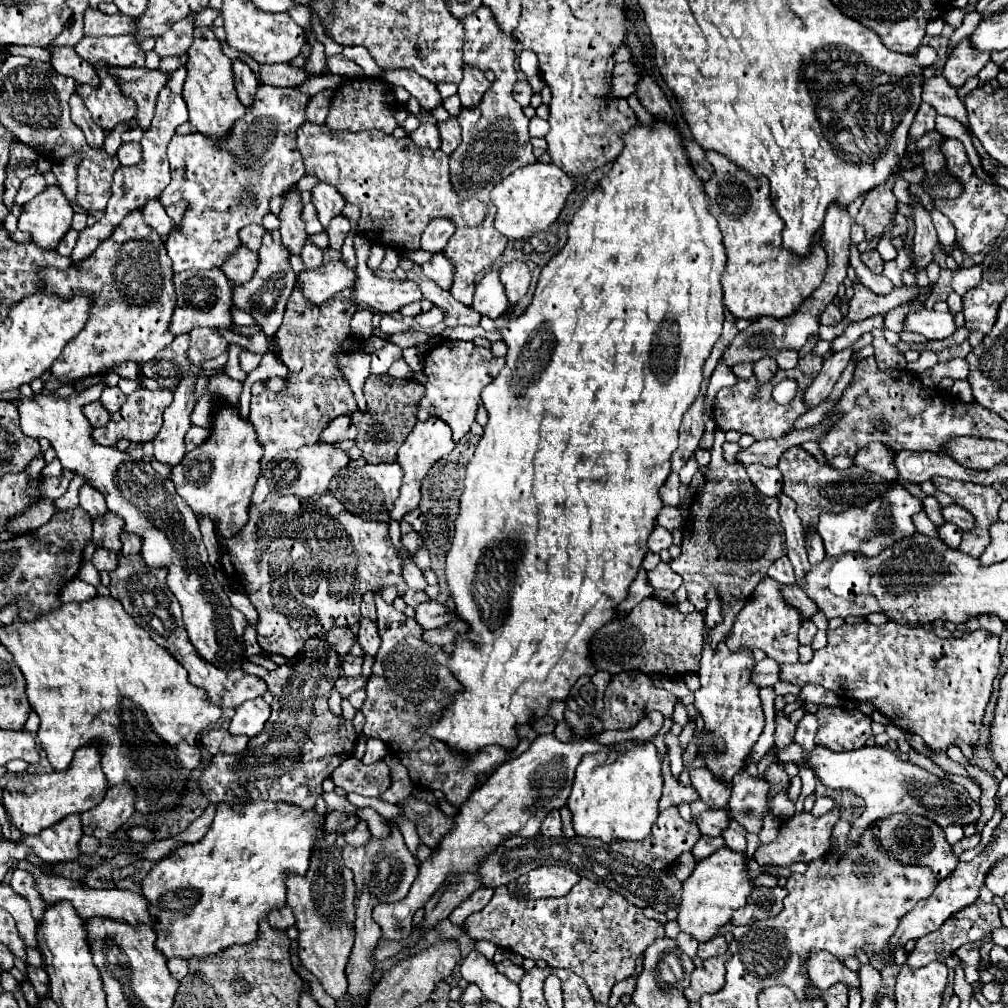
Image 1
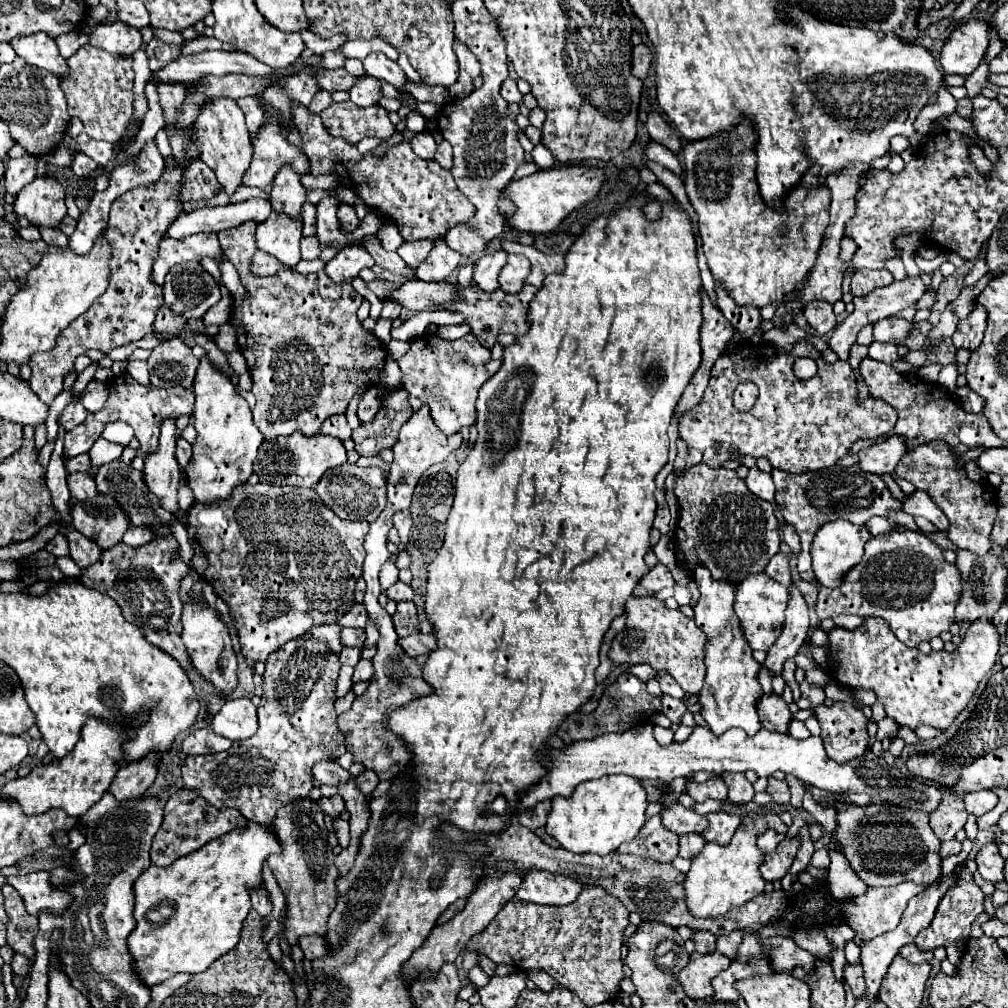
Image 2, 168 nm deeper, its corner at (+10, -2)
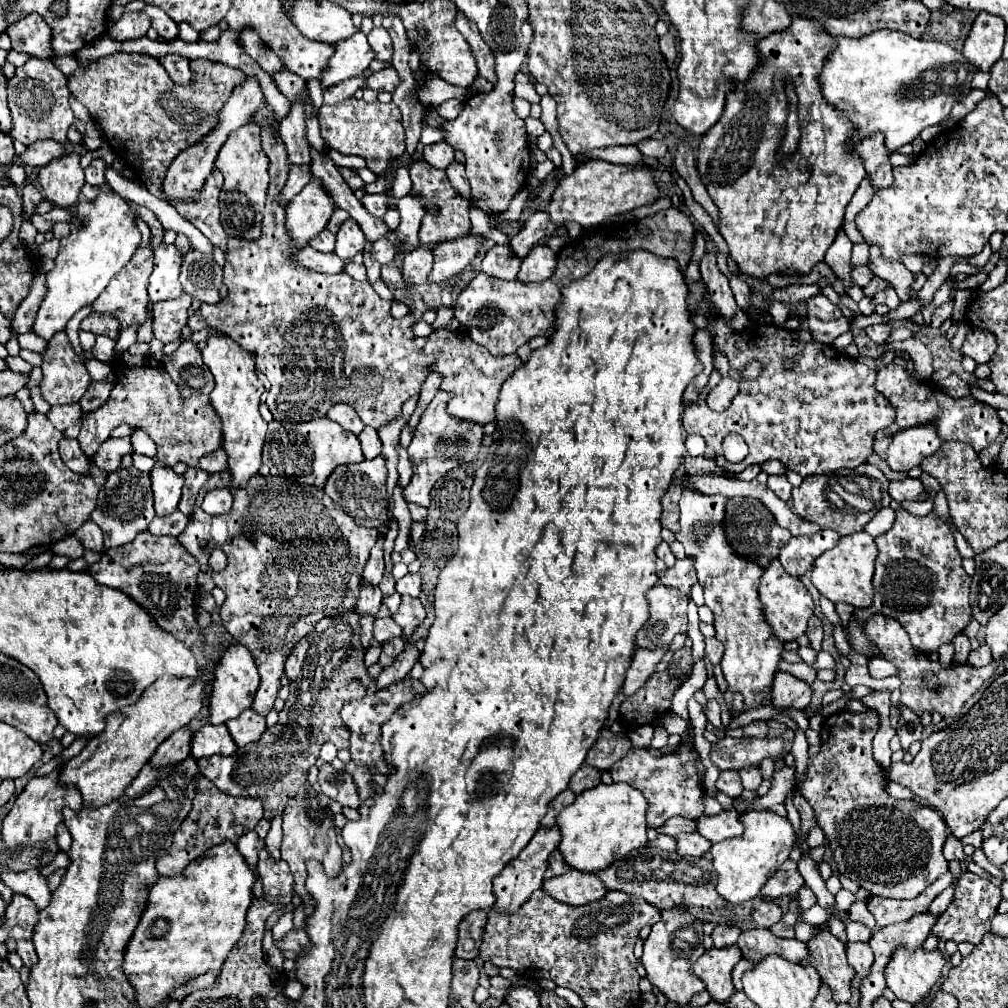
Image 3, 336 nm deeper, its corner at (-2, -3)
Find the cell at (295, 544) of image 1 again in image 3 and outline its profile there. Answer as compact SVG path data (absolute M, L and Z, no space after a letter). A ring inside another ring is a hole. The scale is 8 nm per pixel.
M227 471L209 475L209 481L205 483L205 487L201 487L197 495L189 523L177 539L197 559L197 563L201 565L201 571L207 571L207 559L213 549L221 549L227 555L227 567L219 573L213 573L211 577L215 585L223 589L227 595L225 603L221 605L221 619L225 629L233 635L237 643L245 645L251 651L261 675L261 685L255 693L253 711L265 717L273 709L273 703L281 689L283 663L289 657L289 651L295 647L295 643L301 637L305 637L309 631L313 631L313 625L321 621L325 615L331 617L347 609L355 609L359 583L361 583L361 571L369 559L371 547L377 543L377 537L379 537L379 529L357 525L319 487L297 483L285 477L283 479L271 477L271 475L263 477L257 473L253 475L253 479L247 483L245 489L235 489L235 487L229 487ZM217 487L227 487L233 493L233 507L227 515L215 517L215 515L207 515L201 509L201 501L207 491ZM201 539L209 541L207 549L199 547Z

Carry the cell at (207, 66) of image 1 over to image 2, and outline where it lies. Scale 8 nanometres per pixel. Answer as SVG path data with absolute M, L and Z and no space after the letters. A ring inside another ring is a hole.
M215 98L215 102L205 102L205 106L201 106L193 122L193 130L195 130L193 142L199 148L199 158L215 172L217 180L225 186L225 190L233 194L235 188L241 184L241 178L249 168L253 154L241 108L231 98Z

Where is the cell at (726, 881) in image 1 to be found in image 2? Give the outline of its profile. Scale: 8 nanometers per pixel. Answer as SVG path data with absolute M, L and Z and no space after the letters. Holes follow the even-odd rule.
M761 816L749 828L741 828L735 832L727 846L719 846L717 842L707 842L703 852L697 854L691 862L691 870L685 876L683 888L687 896L687 908L693 918L717 918L735 906L743 906L747 900L765 892L765 880L761 878L759 866L763 862L763 852L757 848L755 838L767 828Z

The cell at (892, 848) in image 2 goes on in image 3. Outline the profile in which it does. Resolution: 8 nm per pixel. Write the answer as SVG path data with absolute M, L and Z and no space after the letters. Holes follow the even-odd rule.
M873 709L865 713L839 711L829 715L821 725L821 755L808 760L807 771L795 789L815 809L817 825L827 837L839 875L853 879L871 895L889 899L913 899L949 869L949 863L943 859L947 825L933 807L925 807L917 801L895 801L887 795L885 769L873 759L871 753L871 743L877 729L879 715ZM859 791L865 791L867 795L861 799Z

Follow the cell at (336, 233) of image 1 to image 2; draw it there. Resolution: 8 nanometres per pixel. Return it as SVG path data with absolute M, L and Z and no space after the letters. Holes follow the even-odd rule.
M341 204L341 206L339 206L339 212L337 212L337 218L339 218L339 222L341 222L341 230L345 230L345 232L353 232L353 230L359 226L359 220L357 220L357 216L355 216L353 206Z

